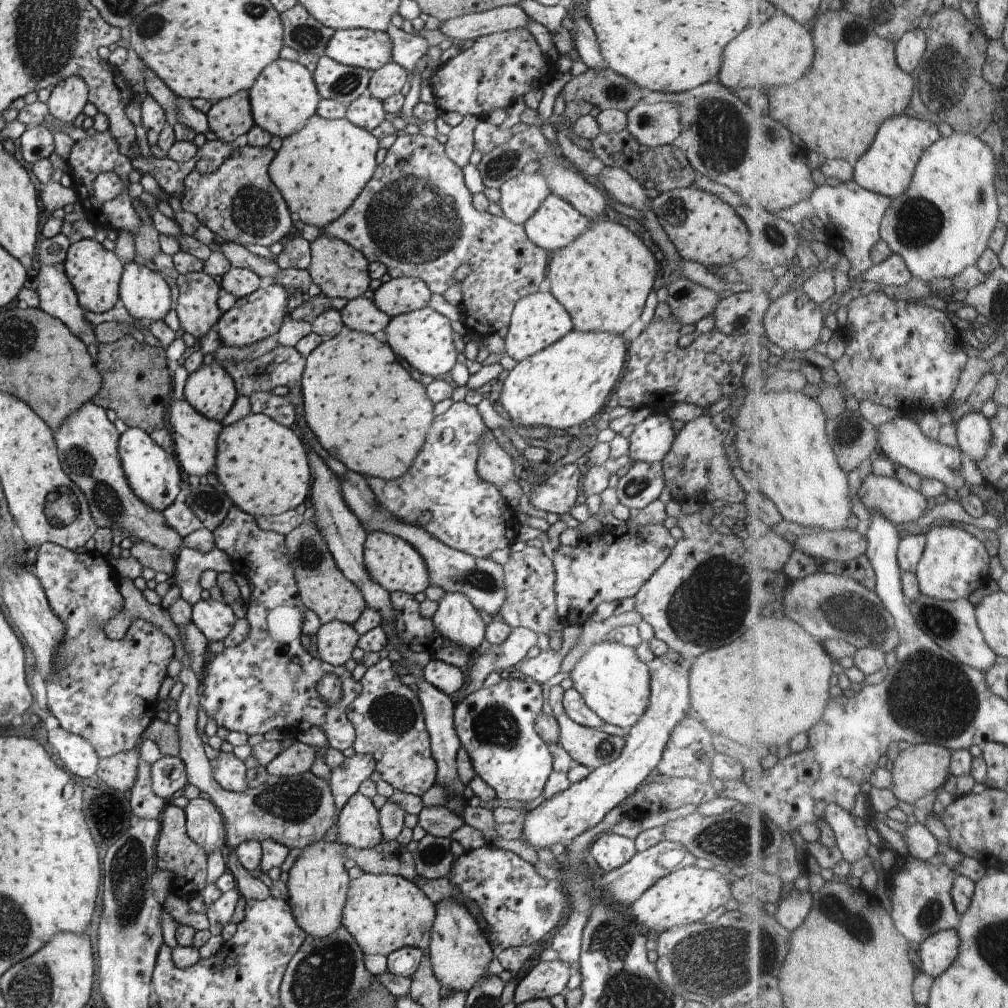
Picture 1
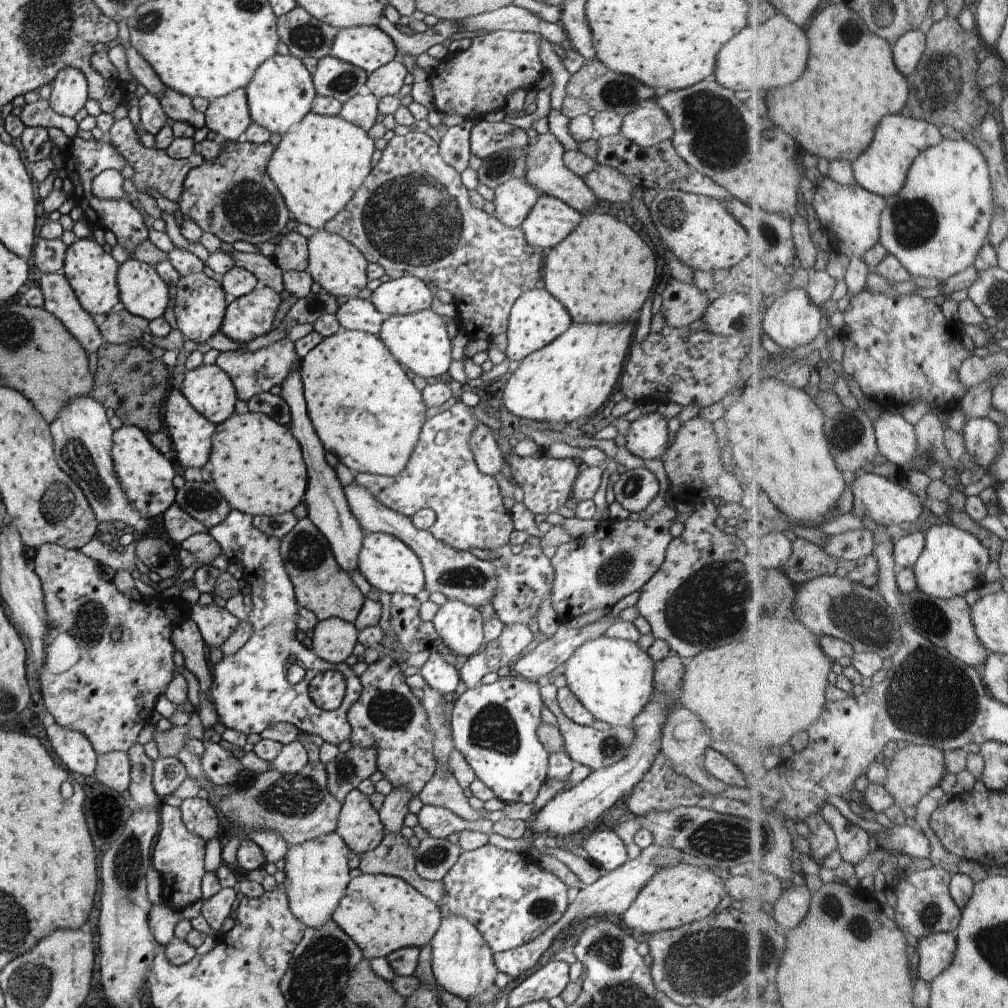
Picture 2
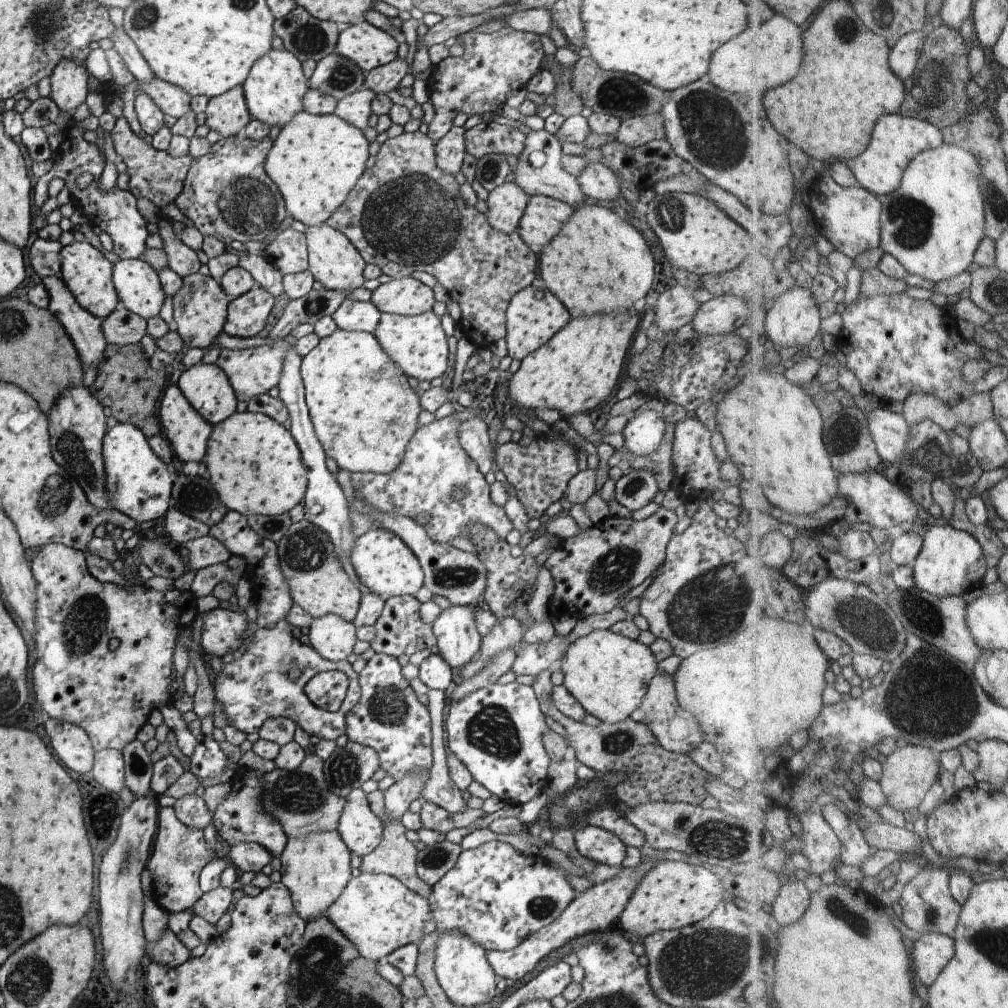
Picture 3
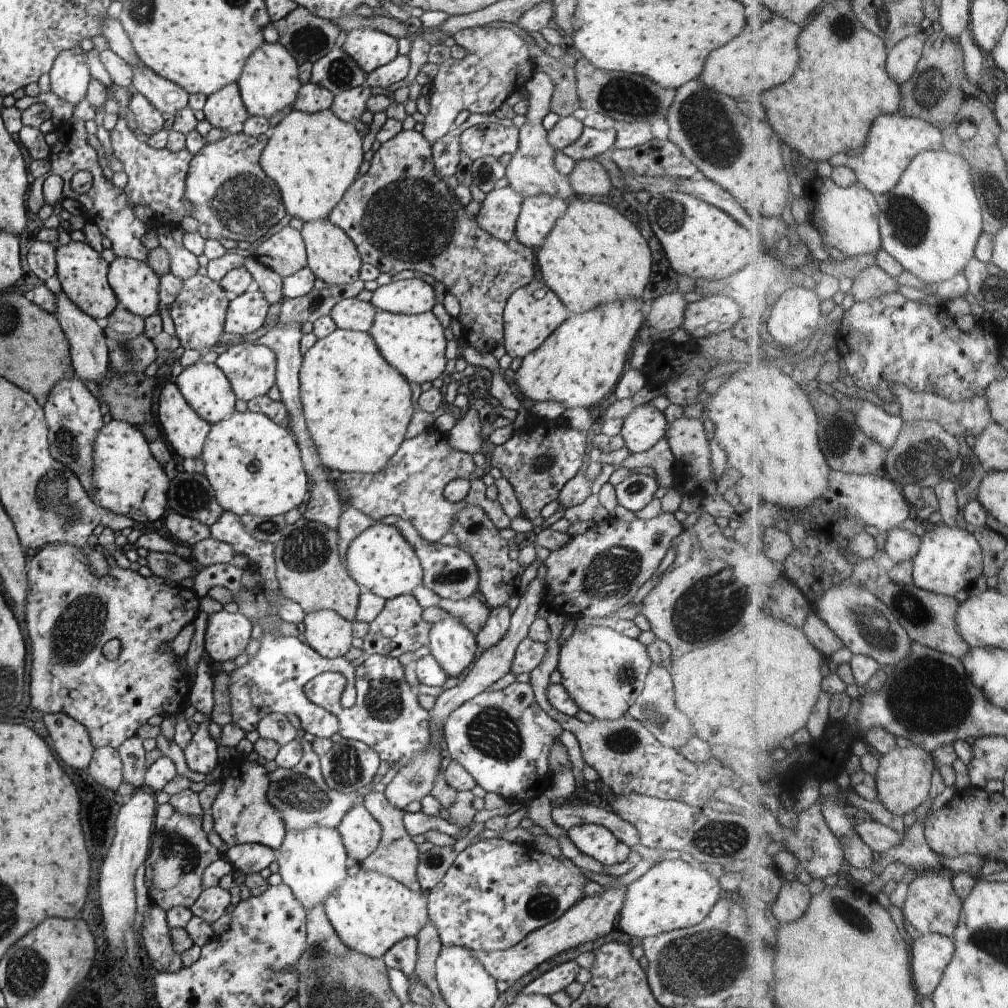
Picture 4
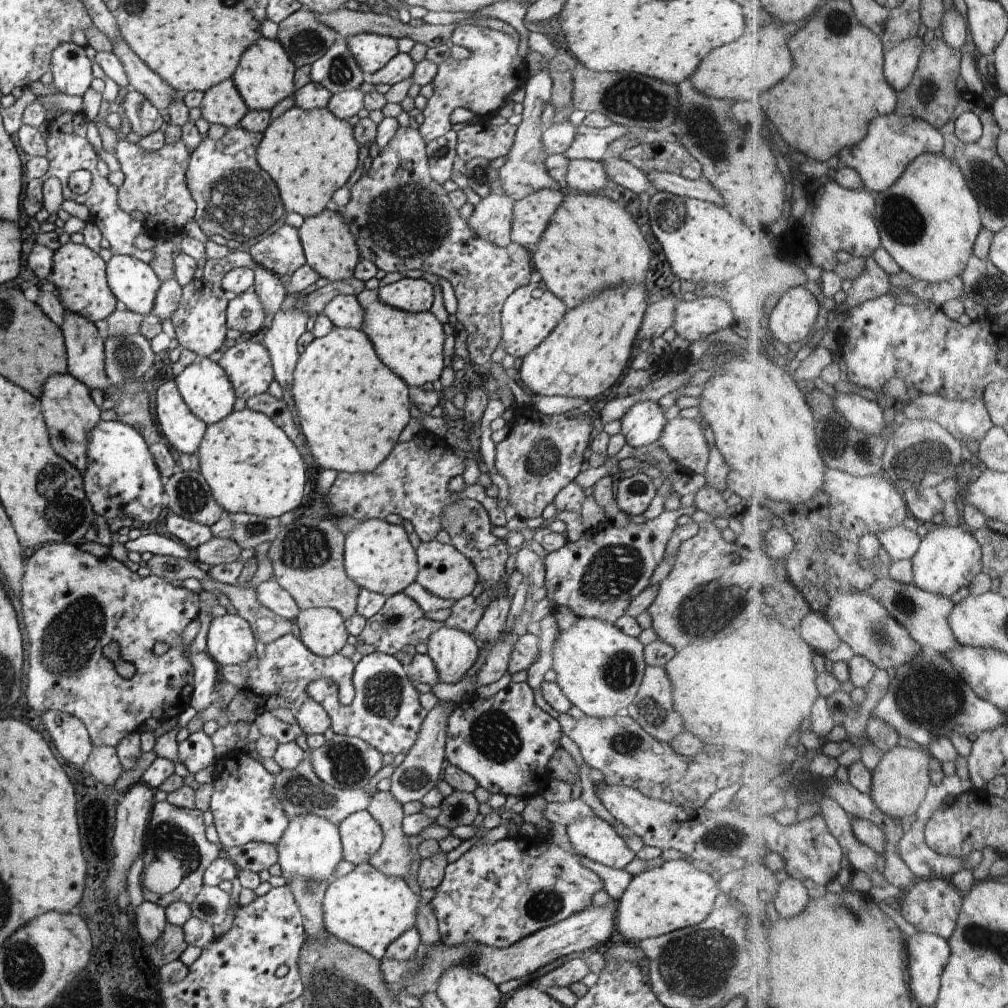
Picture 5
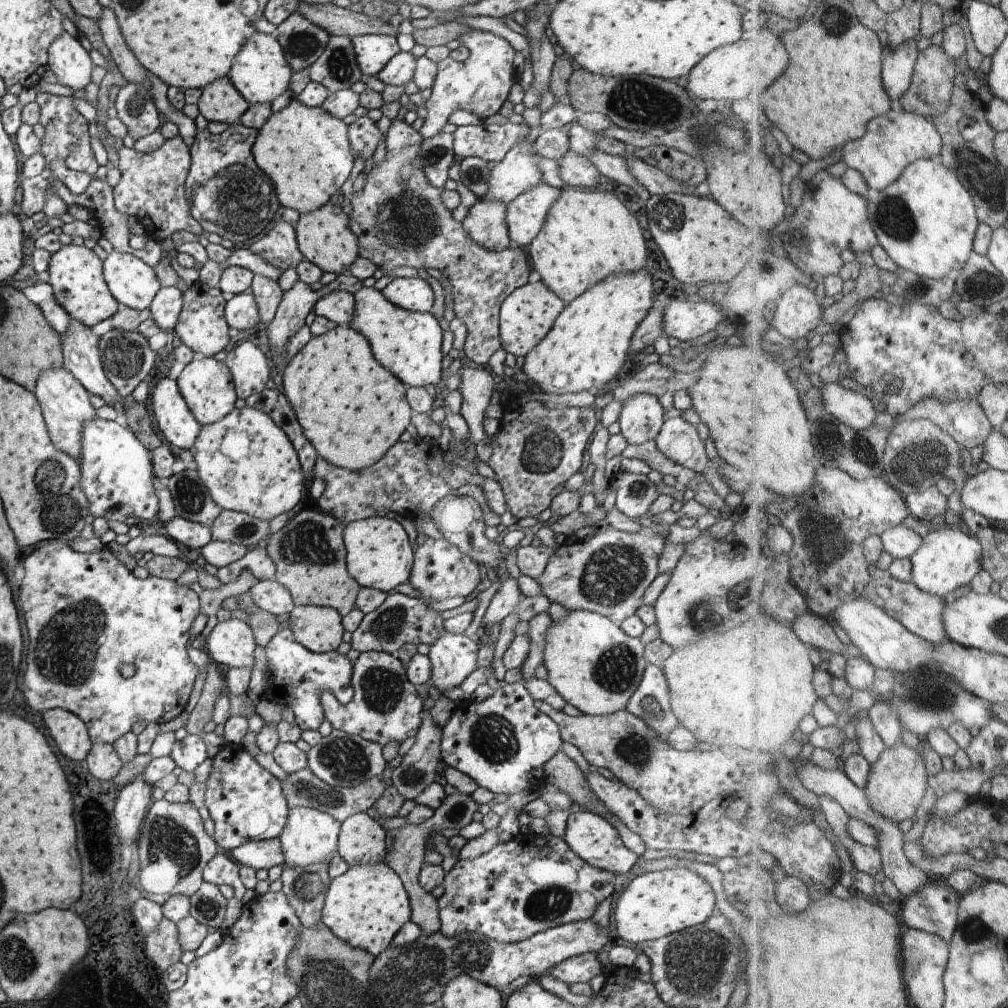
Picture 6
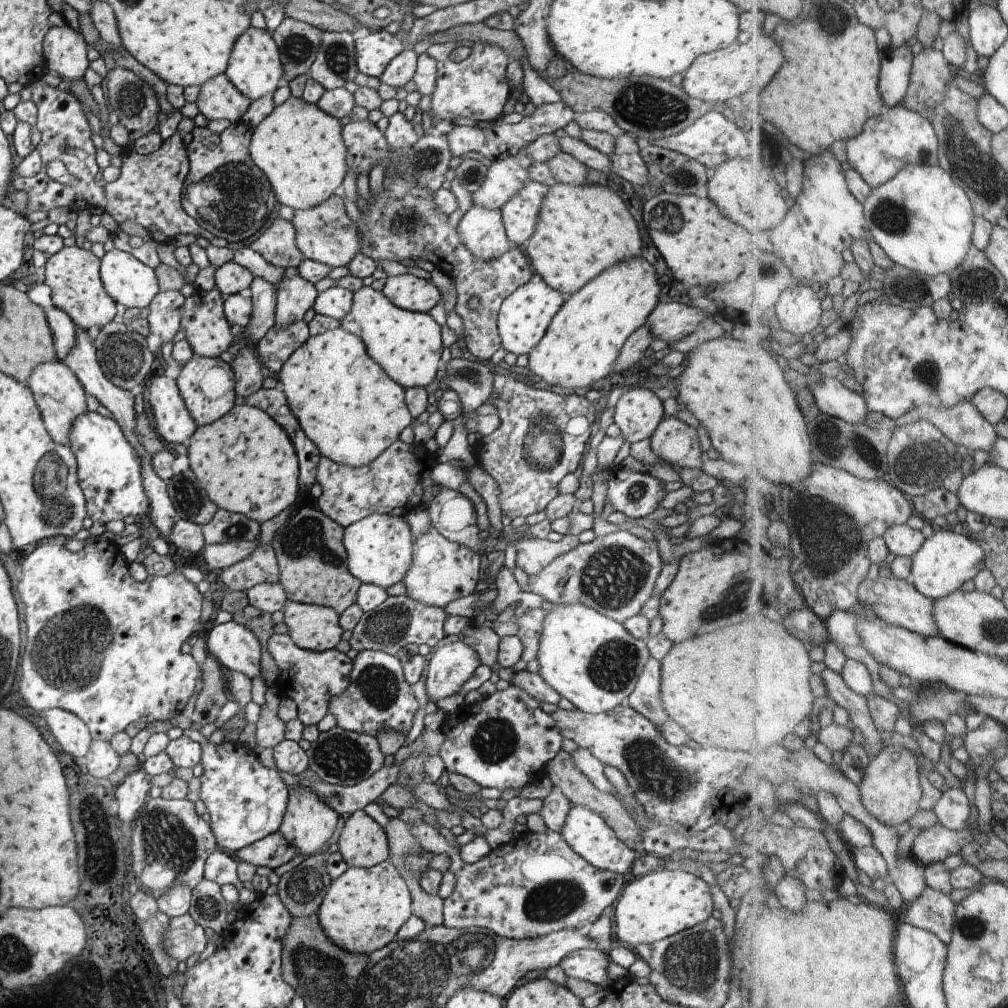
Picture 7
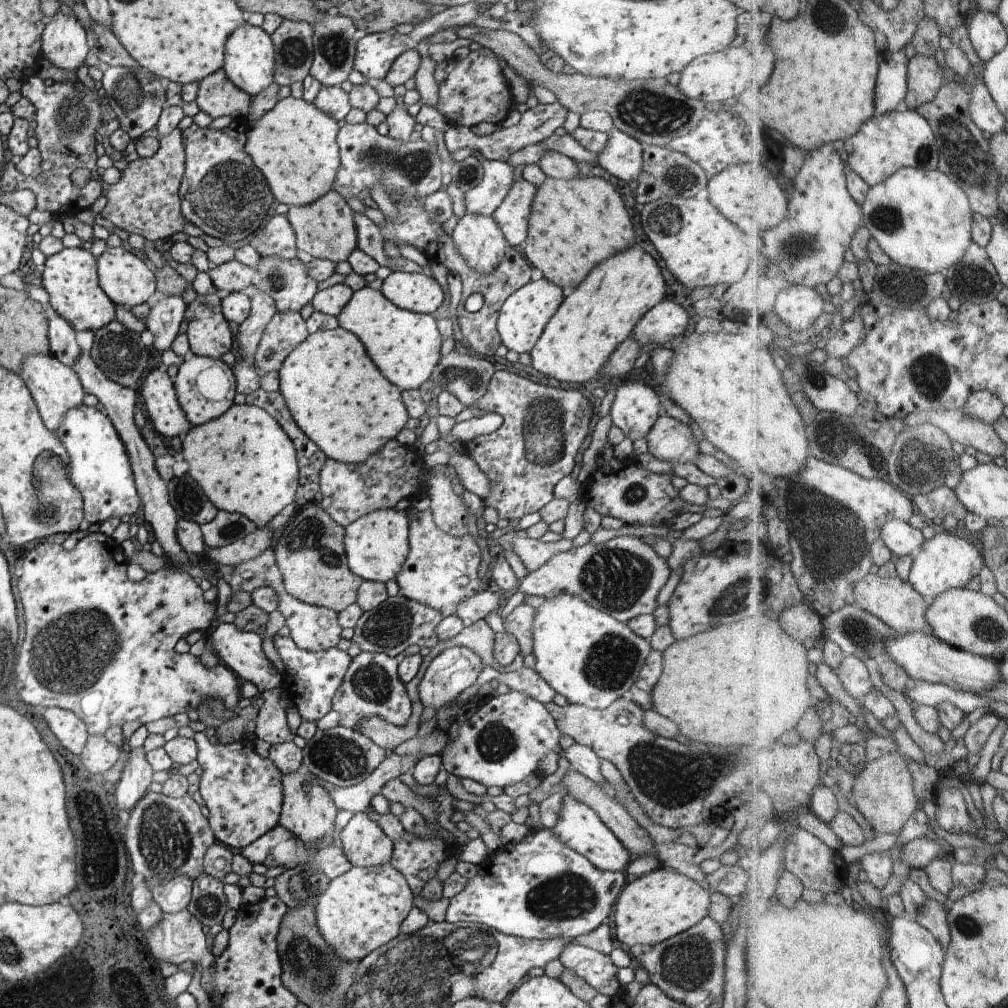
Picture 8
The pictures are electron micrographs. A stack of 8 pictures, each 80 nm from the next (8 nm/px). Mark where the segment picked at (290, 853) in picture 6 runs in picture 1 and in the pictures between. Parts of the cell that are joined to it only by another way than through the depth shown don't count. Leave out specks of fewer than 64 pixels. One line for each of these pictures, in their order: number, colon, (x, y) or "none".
1: (318, 882)
2: (317, 873)
3: (315, 868)
4: (312, 862)
5: (311, 848)

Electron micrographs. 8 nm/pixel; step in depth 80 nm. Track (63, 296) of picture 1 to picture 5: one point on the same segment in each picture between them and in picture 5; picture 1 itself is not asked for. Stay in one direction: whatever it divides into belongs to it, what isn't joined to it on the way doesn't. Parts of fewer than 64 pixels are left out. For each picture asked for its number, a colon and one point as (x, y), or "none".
2: (60, 299)
3: (84, 329)
4: (89, 355)
5: (85, 348)

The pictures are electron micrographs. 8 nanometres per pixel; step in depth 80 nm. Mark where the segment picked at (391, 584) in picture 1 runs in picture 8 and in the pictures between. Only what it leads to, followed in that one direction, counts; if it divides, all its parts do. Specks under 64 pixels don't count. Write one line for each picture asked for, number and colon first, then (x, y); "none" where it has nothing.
2: (389, 565)
3: (383, 562)
4: (380, 559)
5: (378, 556)
6: (379, 555)
7: (379, 547)
8: (376, 544)

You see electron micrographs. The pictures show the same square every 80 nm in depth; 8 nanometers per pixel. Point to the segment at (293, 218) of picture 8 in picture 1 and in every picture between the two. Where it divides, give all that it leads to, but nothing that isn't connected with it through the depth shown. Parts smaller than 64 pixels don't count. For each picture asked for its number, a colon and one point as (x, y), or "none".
1: (341, 271)
2: (337, 265)
3: (333, 260)
4: (332, 256)
5: (329, 246)
6: (324, 237)
7: (324, 233)

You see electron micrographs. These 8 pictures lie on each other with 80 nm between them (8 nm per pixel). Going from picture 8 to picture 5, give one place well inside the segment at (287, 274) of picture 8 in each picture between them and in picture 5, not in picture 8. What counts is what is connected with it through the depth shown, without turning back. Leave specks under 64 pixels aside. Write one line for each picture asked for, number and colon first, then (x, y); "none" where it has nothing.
5: (287, 326)
6: (296, 303)
7: (295, 295)

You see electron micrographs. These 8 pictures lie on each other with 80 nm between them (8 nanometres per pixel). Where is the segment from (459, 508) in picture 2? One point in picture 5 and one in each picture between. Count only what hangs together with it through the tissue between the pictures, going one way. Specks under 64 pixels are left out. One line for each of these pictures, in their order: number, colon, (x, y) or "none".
3: (434, 463)
4: (411, 486)
5: (412, 481)

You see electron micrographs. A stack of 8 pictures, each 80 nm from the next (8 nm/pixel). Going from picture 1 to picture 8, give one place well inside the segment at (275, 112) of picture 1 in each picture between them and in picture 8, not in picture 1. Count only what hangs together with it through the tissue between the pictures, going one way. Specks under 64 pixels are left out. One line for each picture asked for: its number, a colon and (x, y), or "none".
2: (281, 91)
3: (274, 89)
4: (269, 83)
5: (264, 76)
6: (259, 71)
7: (254, 68)
8: (249, 55)

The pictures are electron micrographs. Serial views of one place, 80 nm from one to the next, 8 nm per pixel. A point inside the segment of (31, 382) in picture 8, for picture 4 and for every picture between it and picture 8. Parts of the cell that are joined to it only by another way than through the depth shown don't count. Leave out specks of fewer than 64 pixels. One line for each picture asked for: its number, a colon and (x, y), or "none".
4: (72, 413)
5: (70, 414)
6: (65, 404)
7: (59, 394)

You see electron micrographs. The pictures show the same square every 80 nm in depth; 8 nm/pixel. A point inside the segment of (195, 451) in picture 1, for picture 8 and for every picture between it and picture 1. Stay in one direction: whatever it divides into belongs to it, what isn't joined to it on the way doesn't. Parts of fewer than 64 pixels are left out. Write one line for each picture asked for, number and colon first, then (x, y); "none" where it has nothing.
2: (191, 433)
3: (186, 430)
4: (185, 431)
5: (182, 428)
6: (177, 424)
7: (173, 422)
8: (162, 408)

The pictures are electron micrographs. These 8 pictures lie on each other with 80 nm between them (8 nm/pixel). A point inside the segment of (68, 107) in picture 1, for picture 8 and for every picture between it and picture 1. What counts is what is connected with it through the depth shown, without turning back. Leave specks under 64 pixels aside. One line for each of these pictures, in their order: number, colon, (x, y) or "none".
2: (69, 92)
3: (69, 80)
4: (70, 74)
5: (72, 69)
6: (66, 57)
7: (64, 48)
8: (64, 43)

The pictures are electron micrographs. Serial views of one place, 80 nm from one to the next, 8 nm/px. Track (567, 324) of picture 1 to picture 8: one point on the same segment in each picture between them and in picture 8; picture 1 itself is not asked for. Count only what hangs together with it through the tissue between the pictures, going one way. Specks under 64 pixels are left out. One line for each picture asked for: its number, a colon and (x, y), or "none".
2: (536, 318)
3: (533, 316)
4: (531, 314)
5: (530, 313)
6: (527, 314)
7: (524, 316)
8: (522, 318)

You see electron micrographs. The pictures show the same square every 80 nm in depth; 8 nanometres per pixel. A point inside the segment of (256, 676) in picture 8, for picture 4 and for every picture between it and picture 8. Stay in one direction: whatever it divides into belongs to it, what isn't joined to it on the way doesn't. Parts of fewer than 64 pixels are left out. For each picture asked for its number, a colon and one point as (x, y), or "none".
4: (227, 636)
5: (231, 640)
6: (231, 643)
7: (237, 648)

